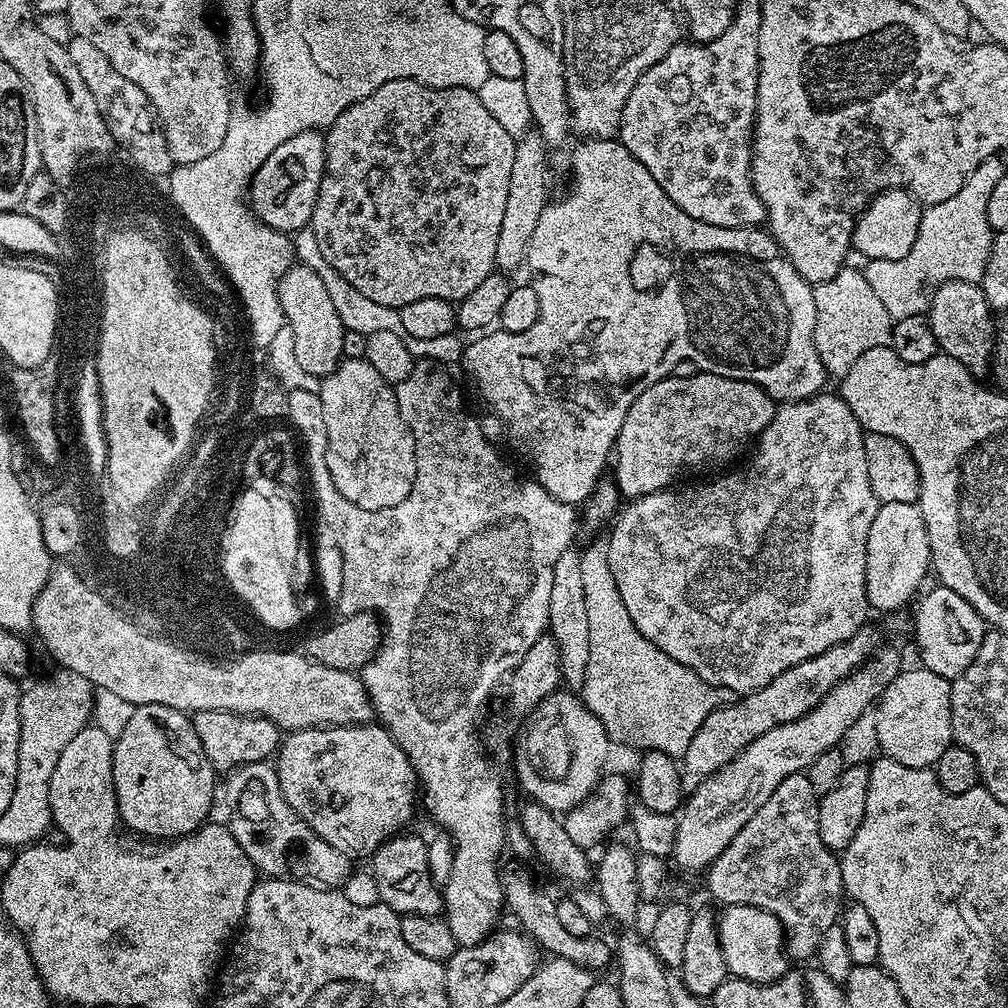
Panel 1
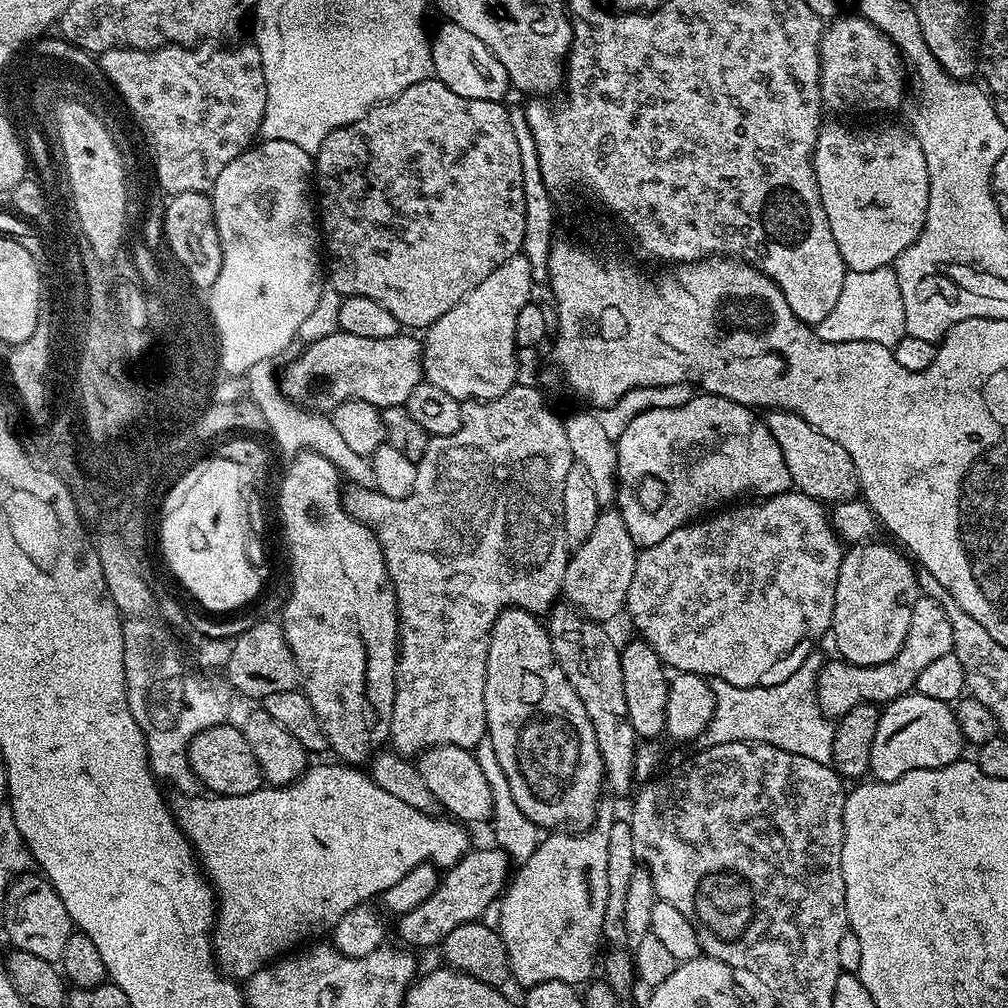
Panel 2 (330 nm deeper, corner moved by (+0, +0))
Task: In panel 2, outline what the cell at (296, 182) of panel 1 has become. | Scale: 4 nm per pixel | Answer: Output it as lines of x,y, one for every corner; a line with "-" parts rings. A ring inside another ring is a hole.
187,192
171,197
163,205
162,215
163,239
168,240
168,248
176,255
182,267
188,268
187,279
197,289
210,290
220,273
222,258
220,257
216,239
216,219
212,209
212,201
203,192

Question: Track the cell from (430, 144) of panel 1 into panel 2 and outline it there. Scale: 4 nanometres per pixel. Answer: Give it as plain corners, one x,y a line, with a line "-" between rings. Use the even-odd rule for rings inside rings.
429,78
402,90
400,96
375,104
358,122
334,130
314,154
314,188
318,193
318,224
322,229
322,248
326,253
326,280
341,297
371,298
386,306
405,329
427,330
446,310
454,310
458,302
482,278
486,278
502,262
521,255
526,231
526,194
523,193
522,159
514,129
508,117
509,109
499,100
475,100
454,94
441,80

